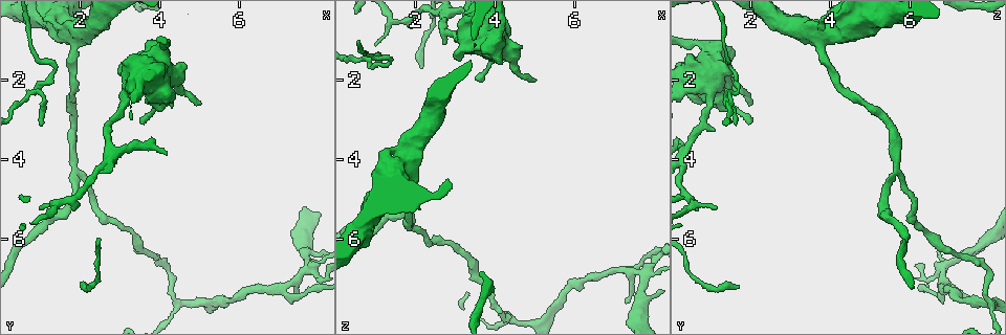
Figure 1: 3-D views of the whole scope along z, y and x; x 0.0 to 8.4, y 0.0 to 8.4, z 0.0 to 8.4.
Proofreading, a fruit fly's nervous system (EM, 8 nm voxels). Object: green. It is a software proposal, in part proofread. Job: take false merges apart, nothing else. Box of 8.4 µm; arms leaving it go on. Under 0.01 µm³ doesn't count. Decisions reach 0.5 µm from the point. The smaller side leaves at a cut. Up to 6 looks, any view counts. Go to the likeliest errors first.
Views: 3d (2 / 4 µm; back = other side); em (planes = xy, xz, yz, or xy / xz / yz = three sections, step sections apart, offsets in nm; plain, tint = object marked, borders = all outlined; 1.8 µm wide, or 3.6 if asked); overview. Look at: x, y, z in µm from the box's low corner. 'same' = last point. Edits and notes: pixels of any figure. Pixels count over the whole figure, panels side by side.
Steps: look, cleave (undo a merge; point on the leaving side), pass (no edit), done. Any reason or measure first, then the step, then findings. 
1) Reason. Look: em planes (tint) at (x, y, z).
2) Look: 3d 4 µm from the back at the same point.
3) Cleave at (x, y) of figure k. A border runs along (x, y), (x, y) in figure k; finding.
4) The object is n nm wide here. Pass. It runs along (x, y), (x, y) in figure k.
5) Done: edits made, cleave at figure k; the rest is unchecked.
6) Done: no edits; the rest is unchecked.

Look: 3d 4 µm at (1.75, 0.85, 3.90).

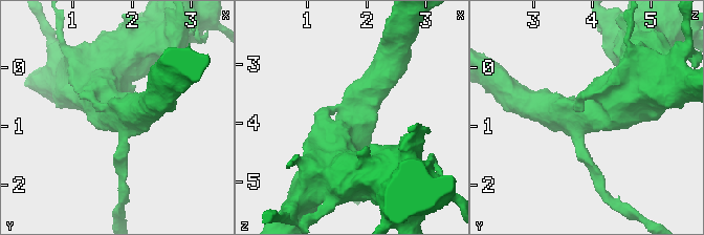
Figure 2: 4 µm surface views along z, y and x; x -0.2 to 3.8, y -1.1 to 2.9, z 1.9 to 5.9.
Look: em 3.6 µm planes (tint) at (1.75, 0.85, 3.90).

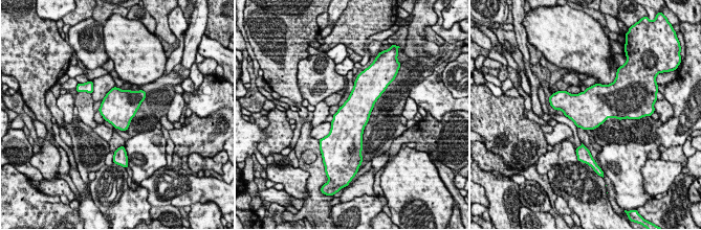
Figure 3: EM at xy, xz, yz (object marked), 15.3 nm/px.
The object is 500 nm wide here. Pass. Continuous, no second neuron.

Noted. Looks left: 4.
Touches itself. Look: em planes (tint) at (7.70, 6.70, 6.85).

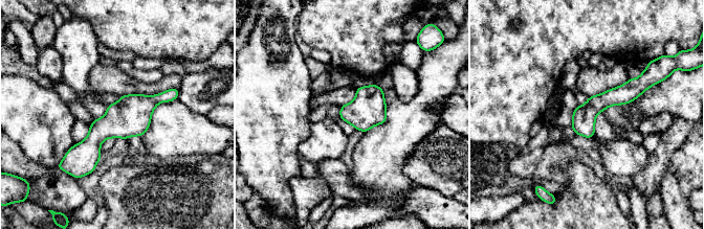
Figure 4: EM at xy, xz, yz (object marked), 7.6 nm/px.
Pass. It runs along (175, 91), (111, 124), (85, 168) in figure 4; one neuron here.

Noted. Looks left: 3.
Sudden change in width. Look: em 3.6 µm yz step 8 (tint) at (3.05, 2.75, 0.95).

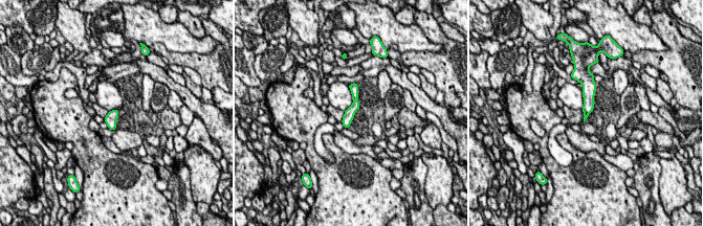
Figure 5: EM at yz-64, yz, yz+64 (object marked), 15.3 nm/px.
The object is 160 nm wide here. Pass. One neuron here.

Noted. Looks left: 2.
Done: no edits; the rest is unchecked.

